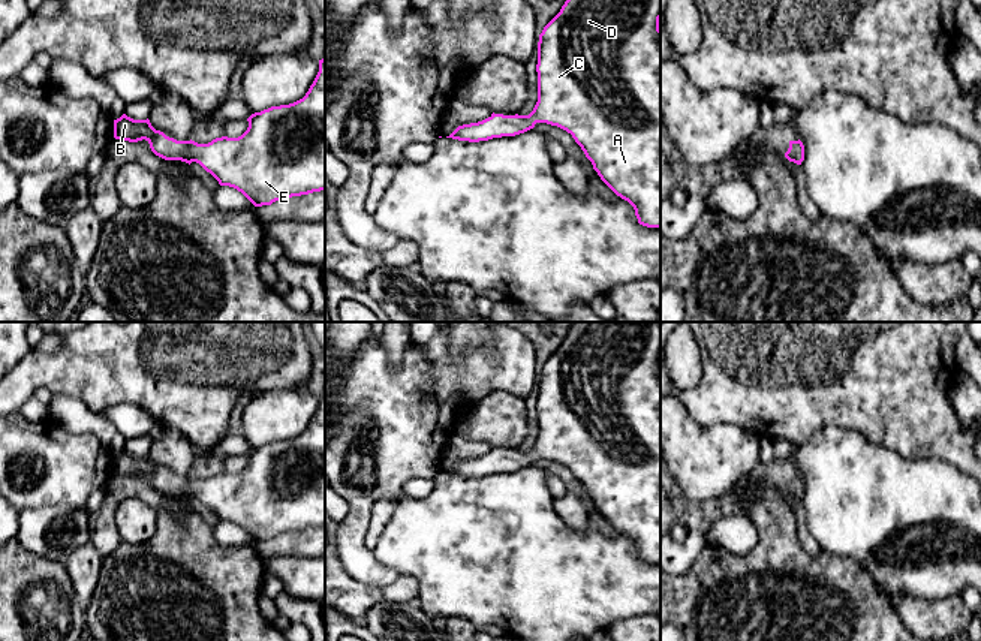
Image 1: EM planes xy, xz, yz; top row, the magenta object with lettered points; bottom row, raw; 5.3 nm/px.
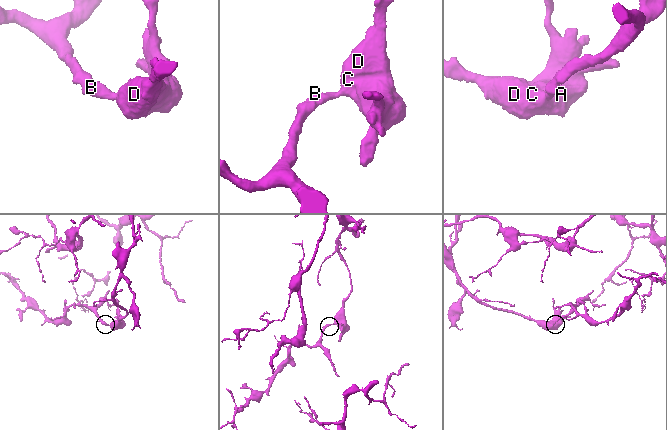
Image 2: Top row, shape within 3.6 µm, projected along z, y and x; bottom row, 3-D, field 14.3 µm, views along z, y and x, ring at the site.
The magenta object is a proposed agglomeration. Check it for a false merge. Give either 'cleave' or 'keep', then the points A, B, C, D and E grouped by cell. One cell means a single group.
keep | A B C D E

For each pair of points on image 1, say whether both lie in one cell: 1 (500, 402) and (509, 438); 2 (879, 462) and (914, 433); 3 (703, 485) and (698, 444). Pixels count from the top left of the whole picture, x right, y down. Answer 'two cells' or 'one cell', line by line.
1: one cell
2: two cells
3: one cell

